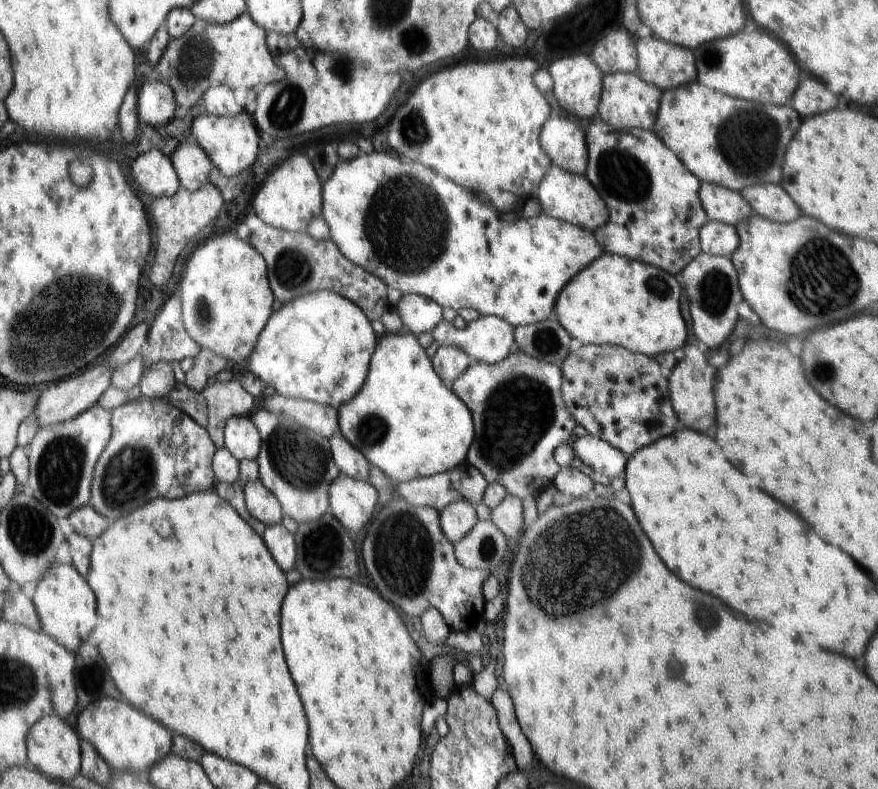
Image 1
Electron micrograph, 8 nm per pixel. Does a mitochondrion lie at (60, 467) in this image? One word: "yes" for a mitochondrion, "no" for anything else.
yes

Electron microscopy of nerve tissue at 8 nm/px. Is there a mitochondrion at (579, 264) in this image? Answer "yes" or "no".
no

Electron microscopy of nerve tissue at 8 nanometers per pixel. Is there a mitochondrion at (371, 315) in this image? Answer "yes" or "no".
no

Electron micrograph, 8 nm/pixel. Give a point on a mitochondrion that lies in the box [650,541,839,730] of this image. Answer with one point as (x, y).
(706, 609)

